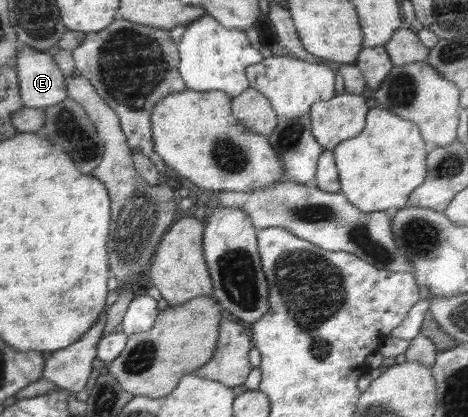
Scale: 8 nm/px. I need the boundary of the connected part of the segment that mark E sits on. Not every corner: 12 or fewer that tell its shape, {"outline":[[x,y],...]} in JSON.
{"outline":[[23,44],[16,55],[26,107],[69,98],[52,53]]}

